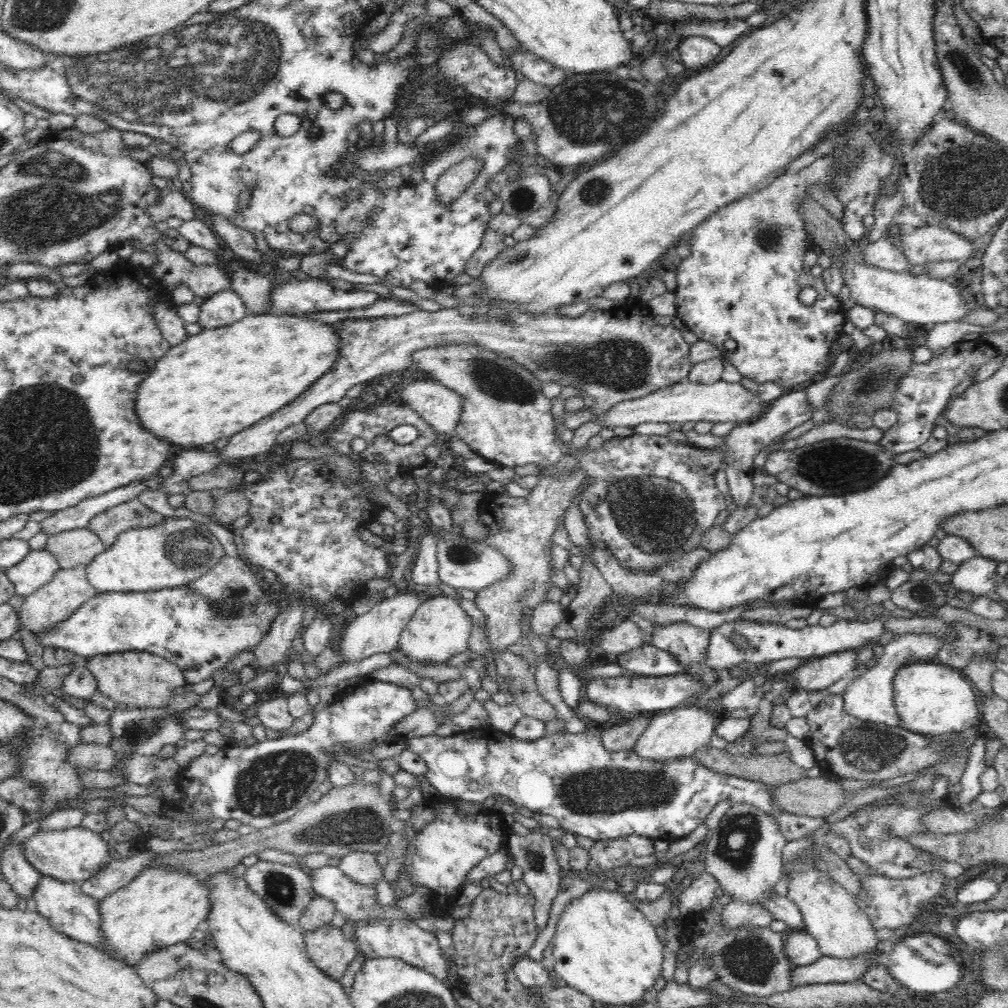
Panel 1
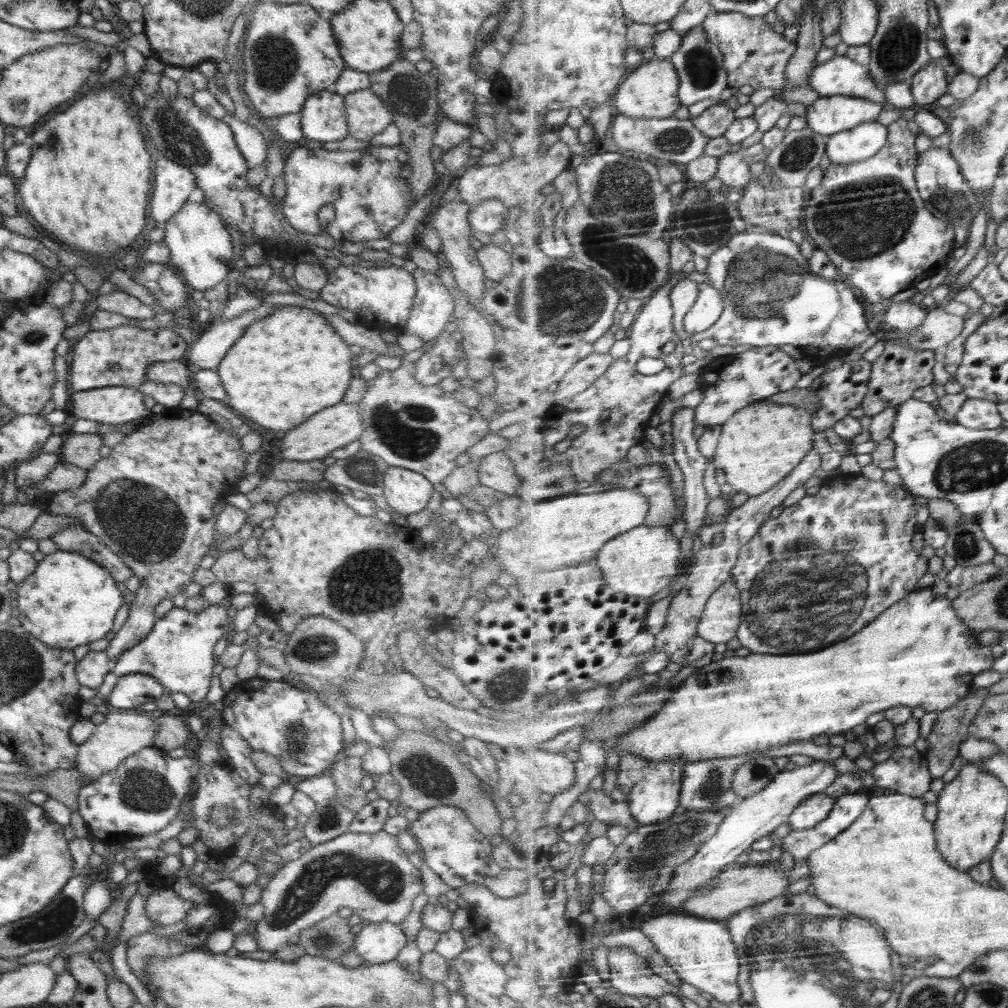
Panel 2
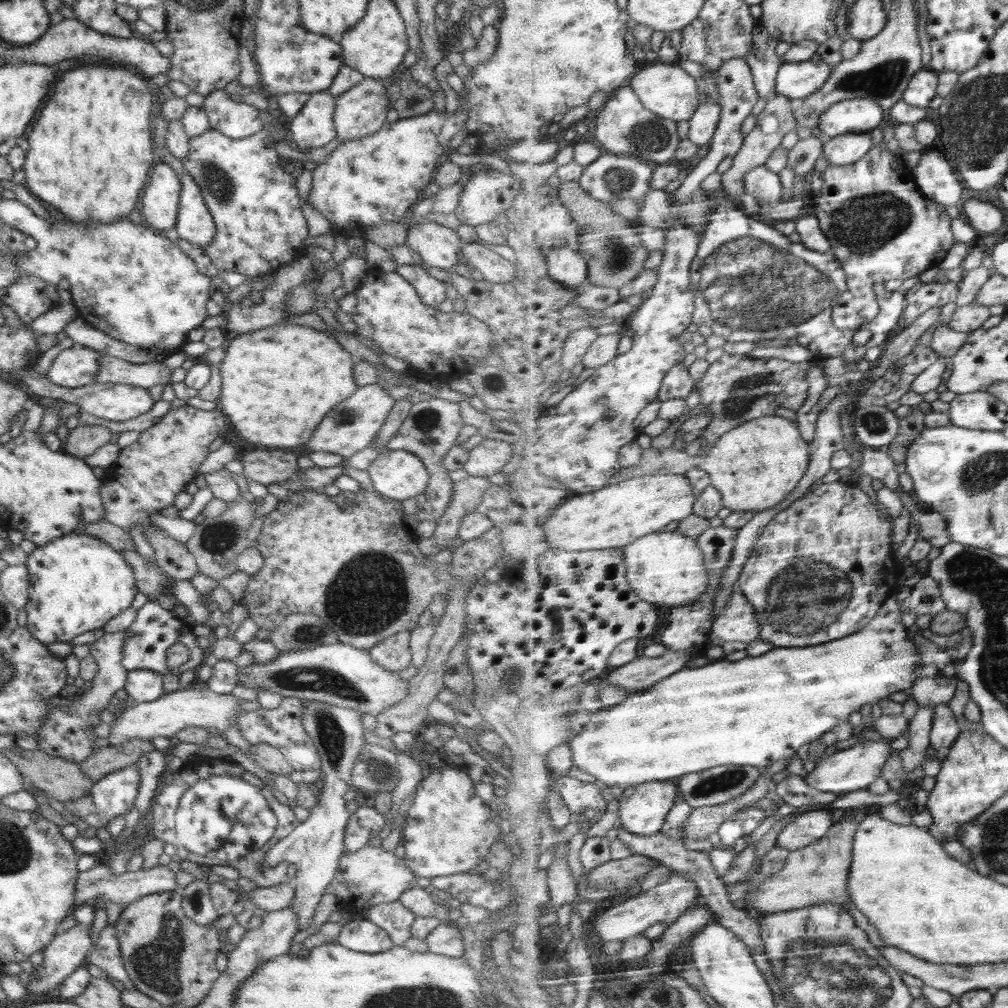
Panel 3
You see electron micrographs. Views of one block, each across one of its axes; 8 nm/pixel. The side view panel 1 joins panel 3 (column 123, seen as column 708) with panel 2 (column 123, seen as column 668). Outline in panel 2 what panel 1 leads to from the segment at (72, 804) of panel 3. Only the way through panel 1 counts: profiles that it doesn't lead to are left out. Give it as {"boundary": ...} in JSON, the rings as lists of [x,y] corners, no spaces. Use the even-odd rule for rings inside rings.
{"boundary":[[[146,747],[126,757],[114,770],[80,787],[78,811],[89,834],[106,845],[120,844],[166,828],[185,806],[201,762],[196,758],[172,758],[167,751]]]}

